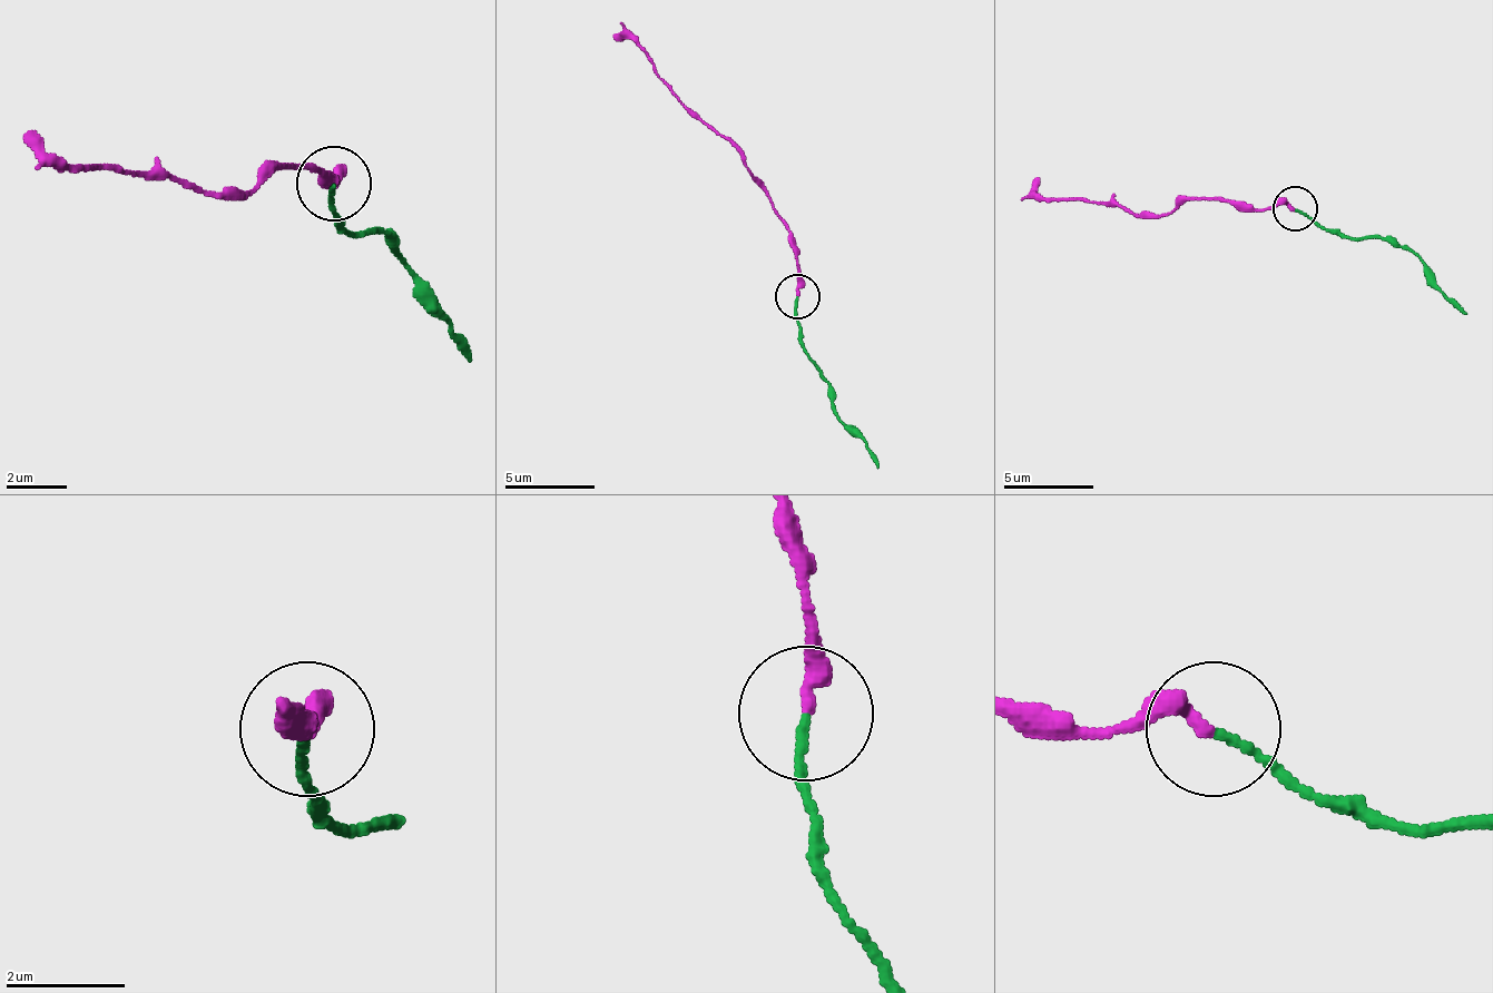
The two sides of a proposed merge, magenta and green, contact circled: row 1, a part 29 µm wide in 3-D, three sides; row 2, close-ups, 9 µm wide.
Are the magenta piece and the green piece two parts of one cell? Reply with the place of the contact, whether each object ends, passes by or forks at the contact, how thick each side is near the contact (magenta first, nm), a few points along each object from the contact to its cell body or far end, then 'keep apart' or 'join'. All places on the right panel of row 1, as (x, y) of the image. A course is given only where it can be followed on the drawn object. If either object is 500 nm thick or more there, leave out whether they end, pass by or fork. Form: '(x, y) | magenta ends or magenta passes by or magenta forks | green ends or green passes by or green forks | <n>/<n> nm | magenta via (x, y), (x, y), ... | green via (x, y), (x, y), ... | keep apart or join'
(1295, 208) | magenta ends | green ends | 280/140 nm | magenta via (1294, 207), (1245, 207), (1221, 198), (1181, 198), (1155, 216), (1101, 203), (1043, 198), (1039, 176) | green via (1294, 207), (1352, 238), (1396, 238), (1469, 315) | join

